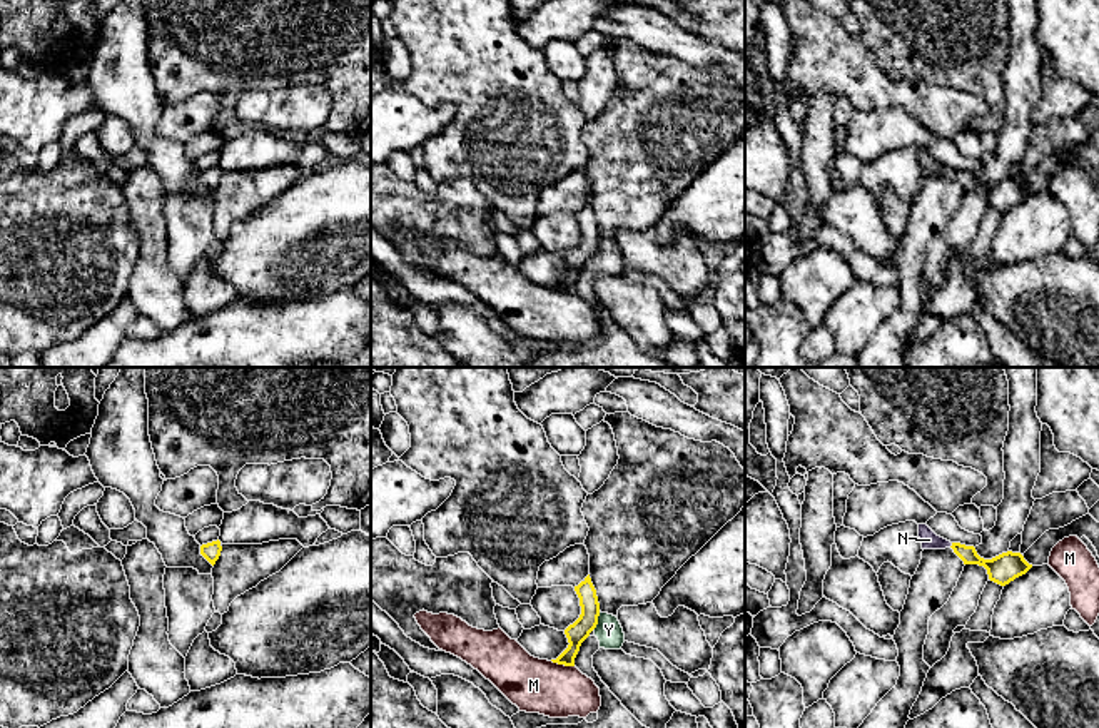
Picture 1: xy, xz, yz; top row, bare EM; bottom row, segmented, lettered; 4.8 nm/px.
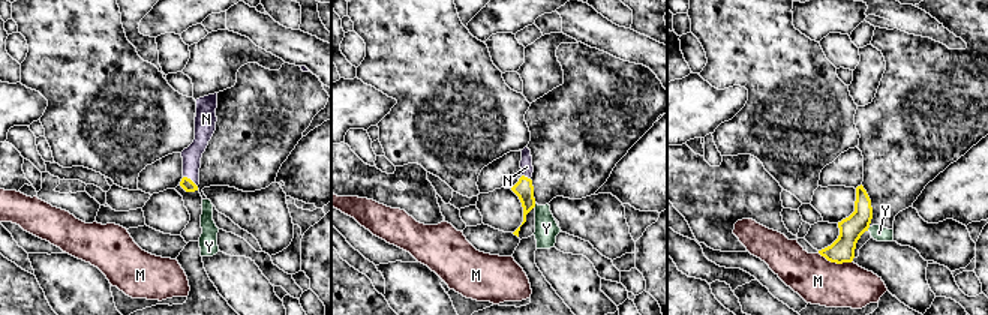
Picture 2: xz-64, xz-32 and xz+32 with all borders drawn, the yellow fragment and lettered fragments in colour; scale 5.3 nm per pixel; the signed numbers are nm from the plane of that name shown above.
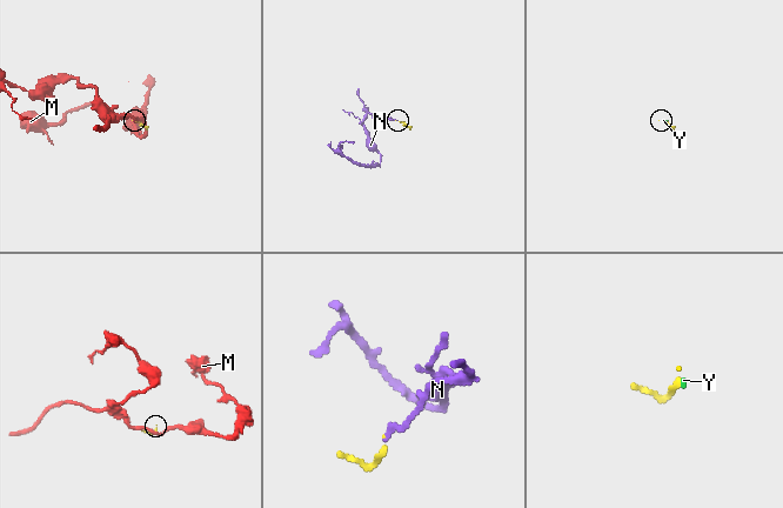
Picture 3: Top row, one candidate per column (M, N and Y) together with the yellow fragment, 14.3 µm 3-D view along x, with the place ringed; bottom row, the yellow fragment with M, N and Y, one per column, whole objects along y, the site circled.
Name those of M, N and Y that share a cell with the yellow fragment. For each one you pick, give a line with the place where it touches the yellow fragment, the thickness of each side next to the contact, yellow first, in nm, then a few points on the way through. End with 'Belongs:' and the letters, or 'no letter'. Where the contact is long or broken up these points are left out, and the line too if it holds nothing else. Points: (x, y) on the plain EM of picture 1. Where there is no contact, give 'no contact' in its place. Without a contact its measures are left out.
N: contact yz (952, 171); calibres 110 and 90 nm; way yz (997, 194), (969, 182), (952, 171), (929, 166)
Belongs: N

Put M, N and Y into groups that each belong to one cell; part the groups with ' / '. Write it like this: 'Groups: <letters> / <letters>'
Groups: M / N / Y

